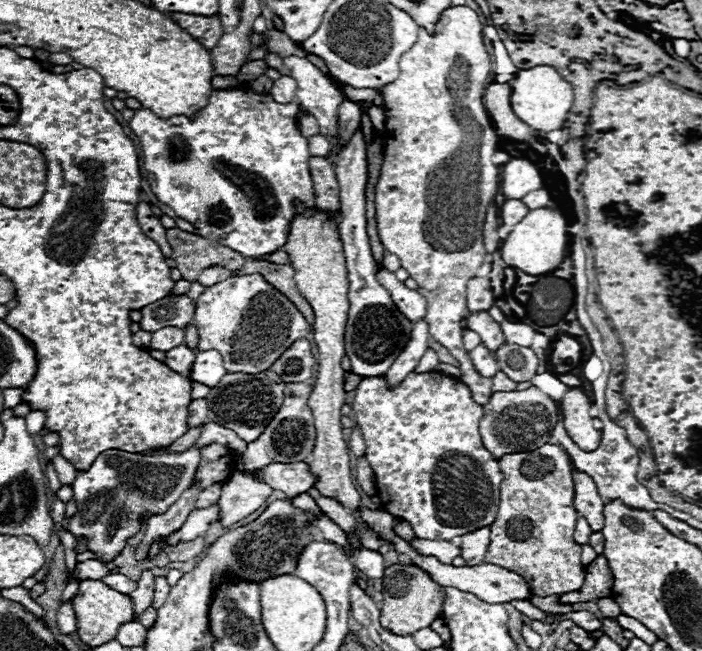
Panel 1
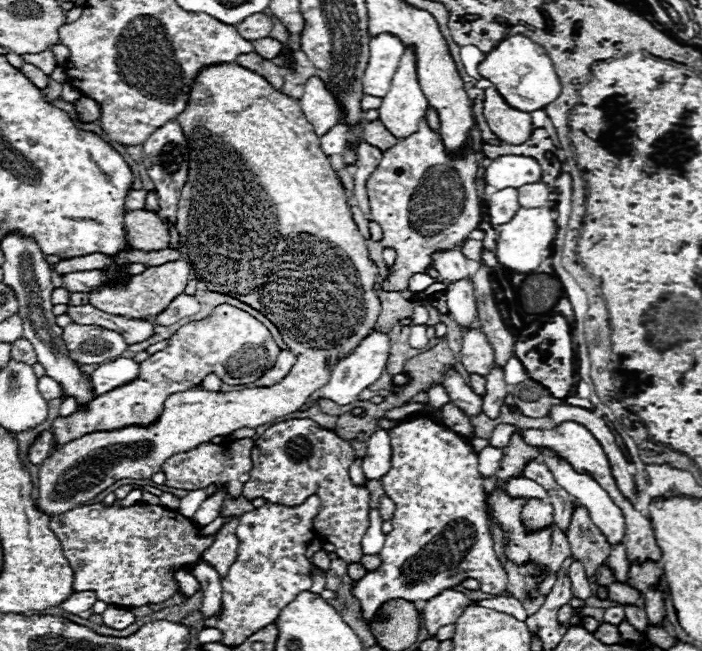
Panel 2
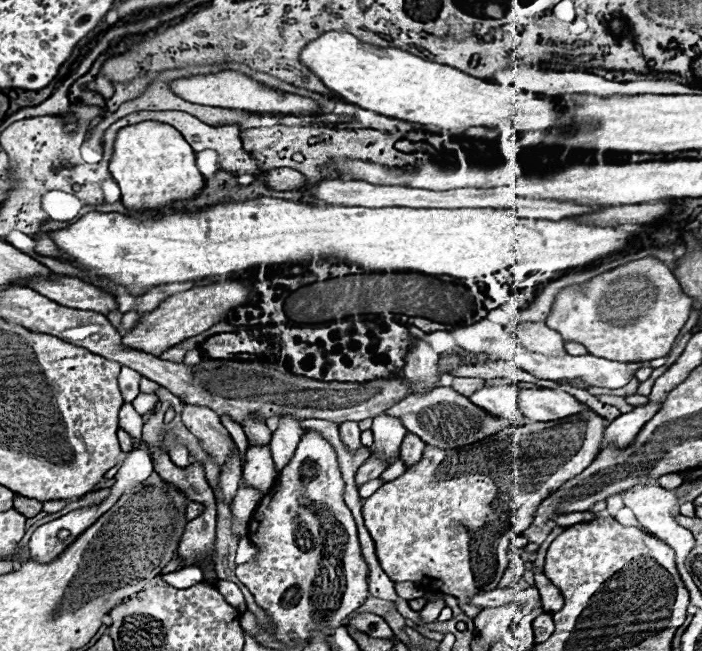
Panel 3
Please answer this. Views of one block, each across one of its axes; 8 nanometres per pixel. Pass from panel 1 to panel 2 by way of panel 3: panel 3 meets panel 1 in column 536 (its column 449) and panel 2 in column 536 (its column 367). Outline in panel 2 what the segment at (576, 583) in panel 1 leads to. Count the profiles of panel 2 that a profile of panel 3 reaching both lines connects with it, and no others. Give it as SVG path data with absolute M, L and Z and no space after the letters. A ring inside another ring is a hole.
M530 498L530 502L524 506L524 524L528 528L542 528L554 520L552 516L552 506L550 504L540 504L540 500Z

